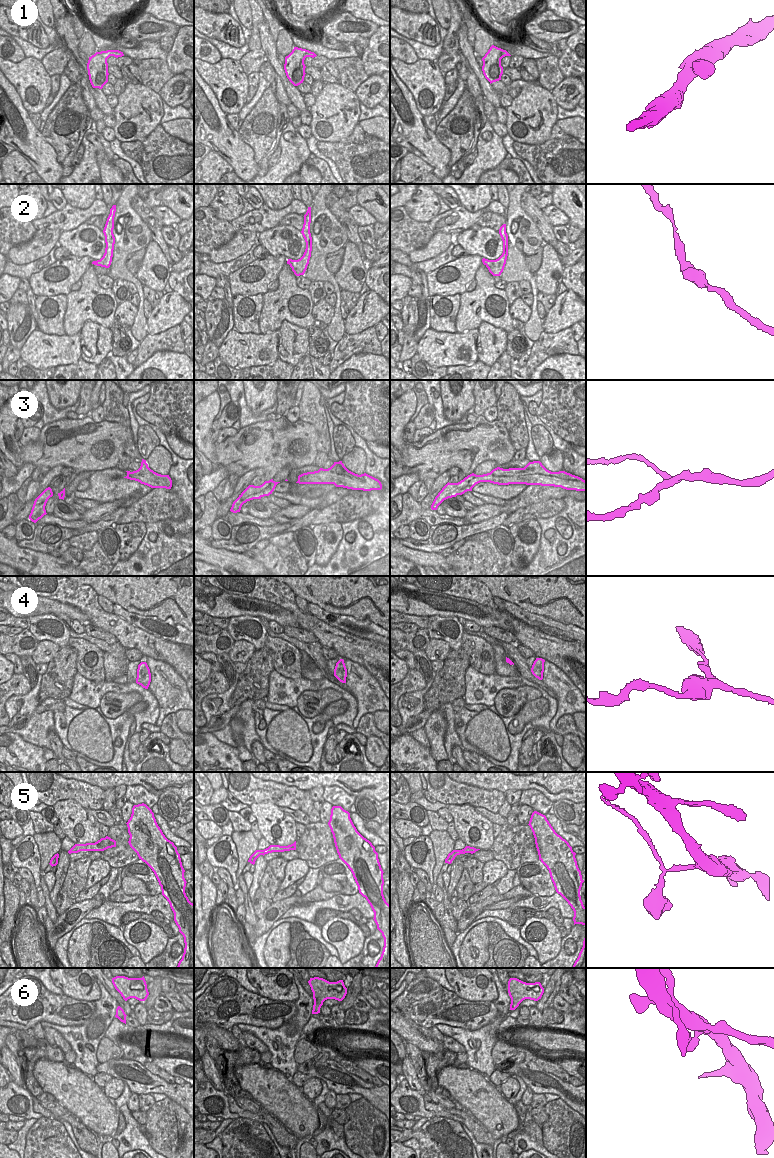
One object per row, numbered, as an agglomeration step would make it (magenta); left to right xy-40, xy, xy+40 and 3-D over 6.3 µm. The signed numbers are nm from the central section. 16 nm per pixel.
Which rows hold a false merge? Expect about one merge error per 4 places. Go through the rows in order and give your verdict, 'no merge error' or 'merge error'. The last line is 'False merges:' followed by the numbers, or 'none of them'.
1: no merge error
2: no merge error
3: merge error
4: no merge error
5: merge error
6: no merge error
False merges: 3, 5

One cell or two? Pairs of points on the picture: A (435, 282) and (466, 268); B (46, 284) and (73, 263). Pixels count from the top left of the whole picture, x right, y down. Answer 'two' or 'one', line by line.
A: one
B: one

